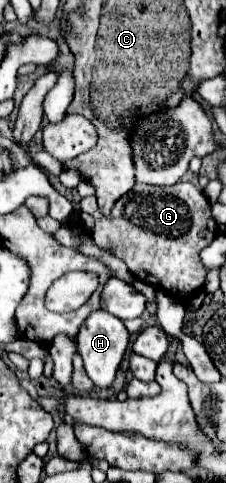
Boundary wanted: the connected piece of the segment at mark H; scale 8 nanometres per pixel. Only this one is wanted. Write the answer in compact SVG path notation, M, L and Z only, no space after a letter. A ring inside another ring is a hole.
M95 310L89 314L87 322L83 322L79 334L77 334L77 350L83 356L87 376L93 380L97 388L109 388L111 382L115 380L117 368L121 364L121 358L125 354L125 348L129 344L129 332L123 326L119 318L105 310Z

